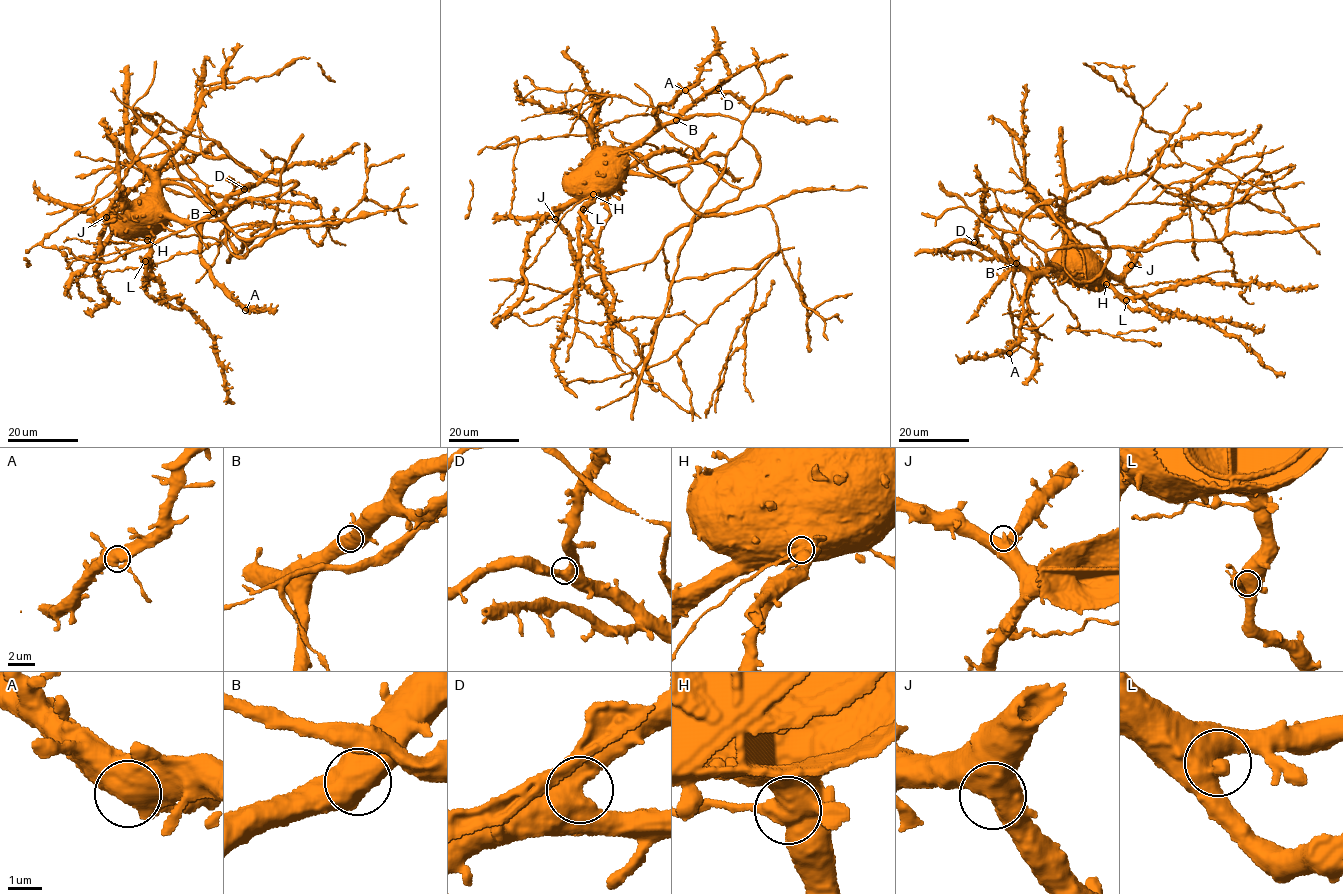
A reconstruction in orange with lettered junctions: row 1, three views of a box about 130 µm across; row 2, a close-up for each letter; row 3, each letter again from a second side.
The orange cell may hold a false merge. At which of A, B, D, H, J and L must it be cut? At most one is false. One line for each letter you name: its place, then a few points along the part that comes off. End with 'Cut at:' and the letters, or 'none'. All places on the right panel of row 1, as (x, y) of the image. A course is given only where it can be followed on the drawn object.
H: (1106, 284) | (1107, 284), (1130, 287), (1199, 278), (1217, 271), (1237, 273)
Cut at: H

